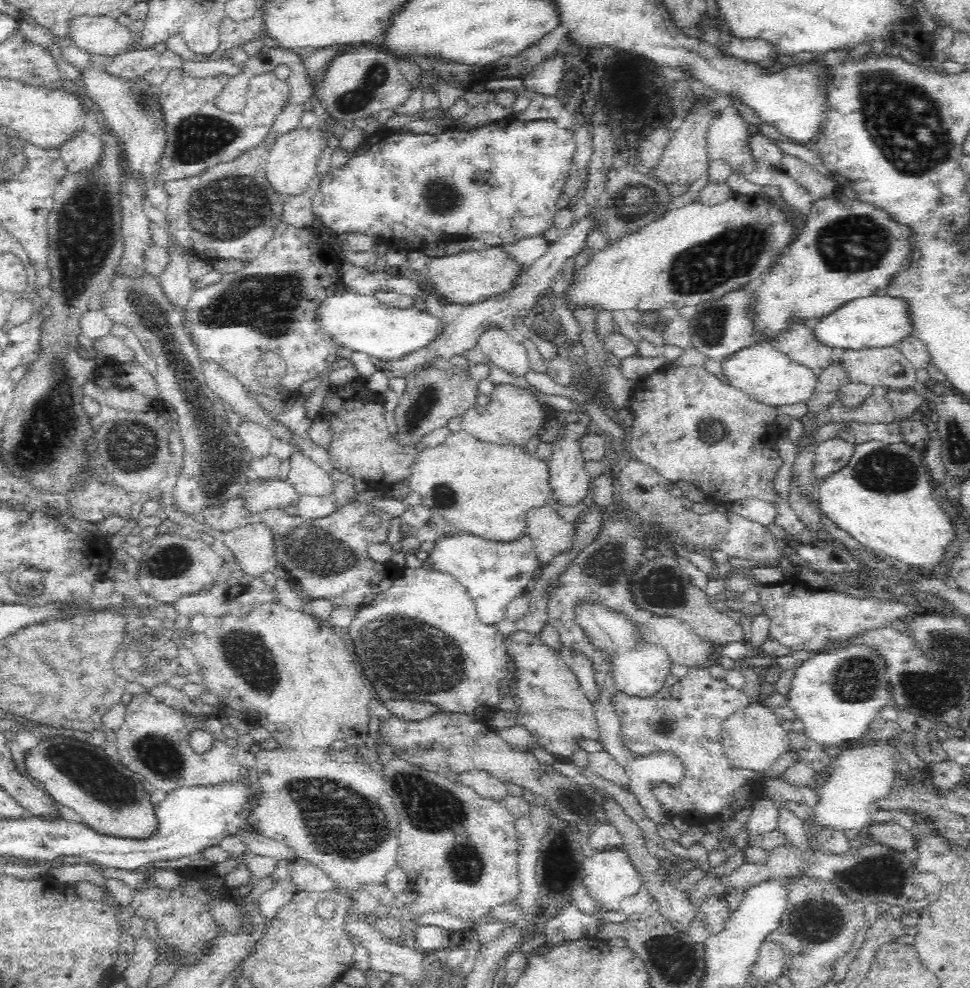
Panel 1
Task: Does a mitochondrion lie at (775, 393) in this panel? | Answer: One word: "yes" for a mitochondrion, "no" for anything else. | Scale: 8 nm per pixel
no

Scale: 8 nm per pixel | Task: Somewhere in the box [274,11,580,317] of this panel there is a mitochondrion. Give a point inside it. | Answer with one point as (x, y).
(377, 75)

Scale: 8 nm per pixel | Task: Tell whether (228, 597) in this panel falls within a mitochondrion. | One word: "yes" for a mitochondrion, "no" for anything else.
yes

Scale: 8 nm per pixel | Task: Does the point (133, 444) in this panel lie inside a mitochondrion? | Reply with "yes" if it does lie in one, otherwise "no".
yes

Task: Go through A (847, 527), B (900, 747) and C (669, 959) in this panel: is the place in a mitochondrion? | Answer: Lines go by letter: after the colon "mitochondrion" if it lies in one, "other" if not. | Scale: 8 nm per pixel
A: other
B: other
C: mitochondrion

